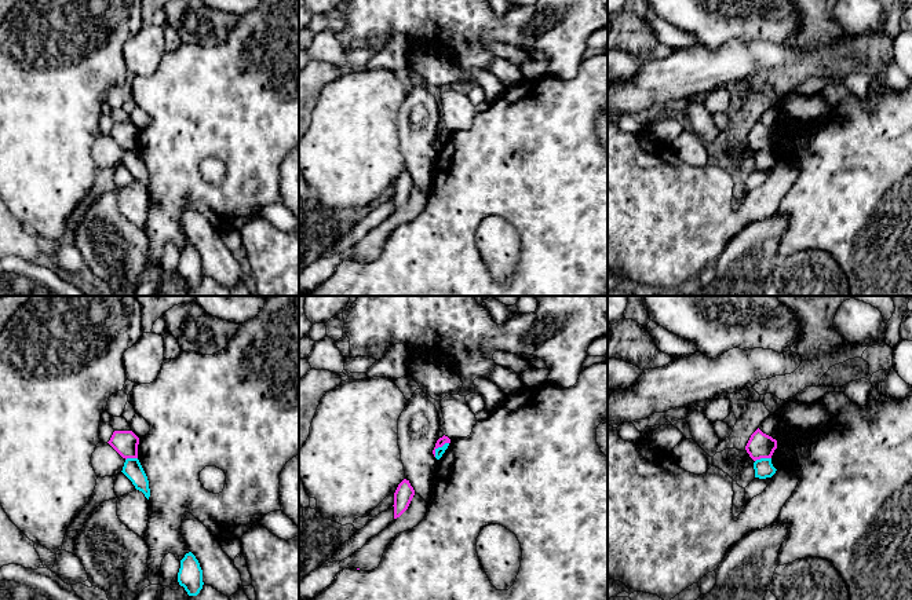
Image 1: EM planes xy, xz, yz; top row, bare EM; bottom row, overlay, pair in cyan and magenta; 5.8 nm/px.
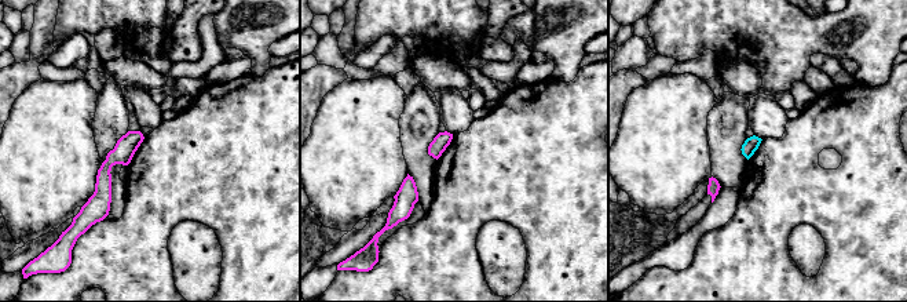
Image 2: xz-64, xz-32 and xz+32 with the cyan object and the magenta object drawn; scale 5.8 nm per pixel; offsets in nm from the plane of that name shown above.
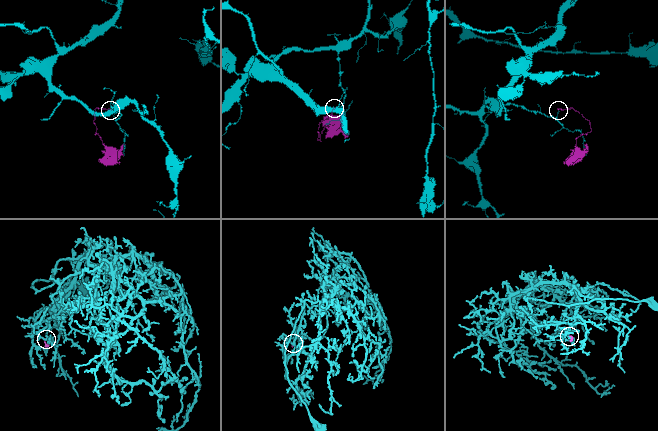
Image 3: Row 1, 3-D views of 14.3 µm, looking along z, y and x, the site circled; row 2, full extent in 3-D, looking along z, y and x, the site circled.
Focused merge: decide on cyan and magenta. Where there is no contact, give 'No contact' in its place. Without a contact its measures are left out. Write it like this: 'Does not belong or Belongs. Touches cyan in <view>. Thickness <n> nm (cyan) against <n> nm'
Does not belong. Touches cyan in xz. Thickness 50 nm (cyan) against 50 nm

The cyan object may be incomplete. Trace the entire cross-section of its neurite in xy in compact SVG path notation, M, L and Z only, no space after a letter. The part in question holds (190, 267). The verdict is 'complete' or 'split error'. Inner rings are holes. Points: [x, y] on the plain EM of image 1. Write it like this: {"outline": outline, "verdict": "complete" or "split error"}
{"outline": "M191 244L186 245L180 252L178 274L185 279L189 288L197 288L203 281L203 261Z", "verdict": "complete"}

